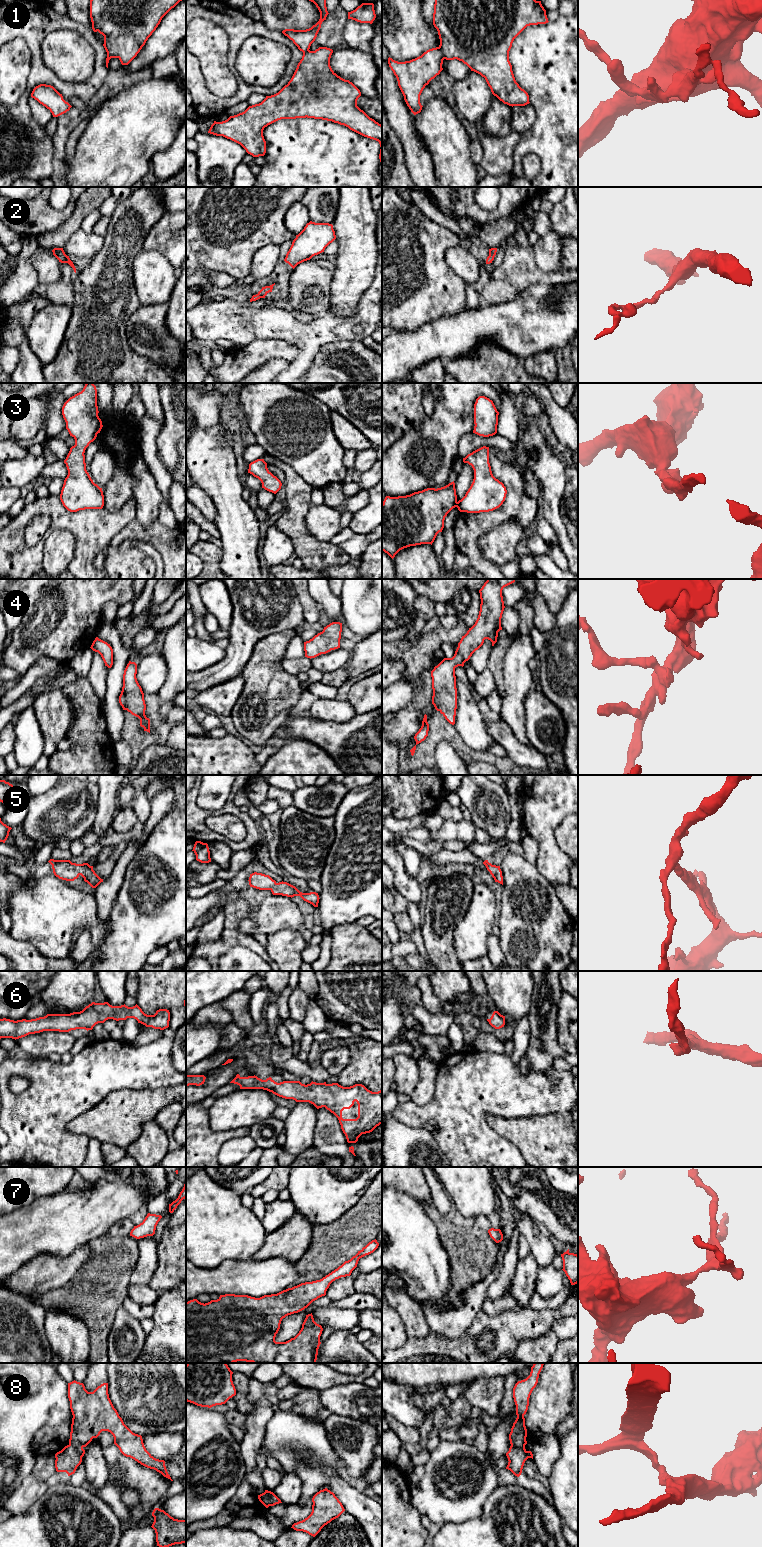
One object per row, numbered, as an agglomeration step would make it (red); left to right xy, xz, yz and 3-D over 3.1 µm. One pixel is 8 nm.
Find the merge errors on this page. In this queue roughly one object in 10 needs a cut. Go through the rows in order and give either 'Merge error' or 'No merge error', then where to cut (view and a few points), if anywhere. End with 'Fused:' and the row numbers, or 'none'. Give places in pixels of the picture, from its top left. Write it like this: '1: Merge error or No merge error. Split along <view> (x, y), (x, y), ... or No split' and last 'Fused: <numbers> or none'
1: Merge error. Split along yz (438, 47), (444, 58)
2: No merge error. No split
3: No merge error. No split
4: No merge error. No split
5: No merge error. No split
6: No merge error. No split
7: No merge error. No split
8: Merge error. Split along xy (69, 1443), (81, 1457)
Fused: 1, 8

